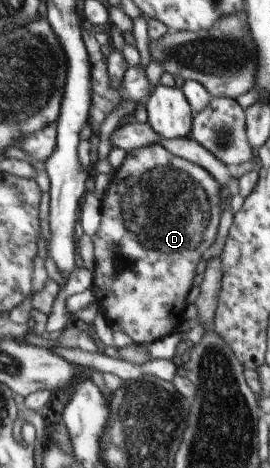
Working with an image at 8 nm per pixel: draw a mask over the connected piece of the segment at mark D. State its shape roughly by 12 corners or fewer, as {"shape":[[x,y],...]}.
{"shape":[[127,152],[92,236],[93,295],[135,344],[179,331],[221,185]]}

